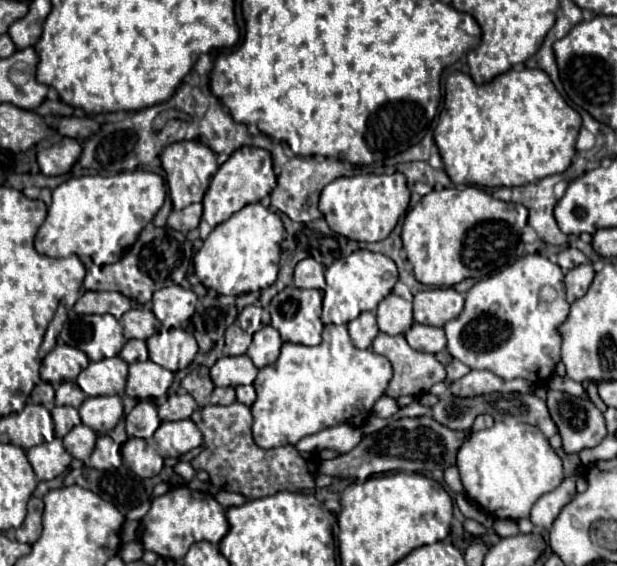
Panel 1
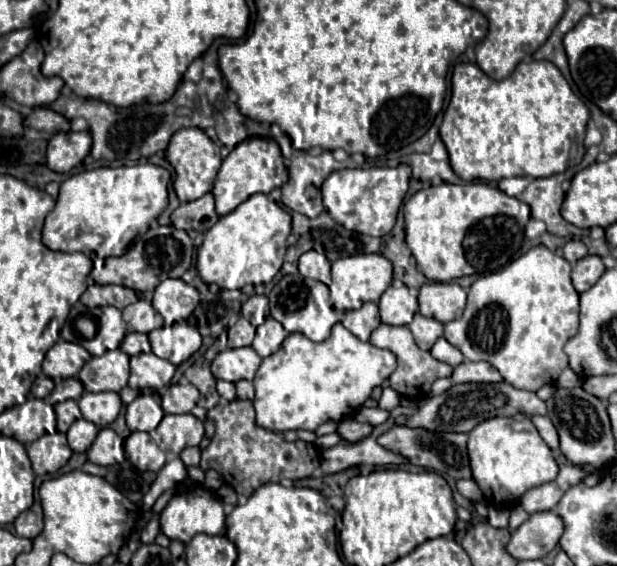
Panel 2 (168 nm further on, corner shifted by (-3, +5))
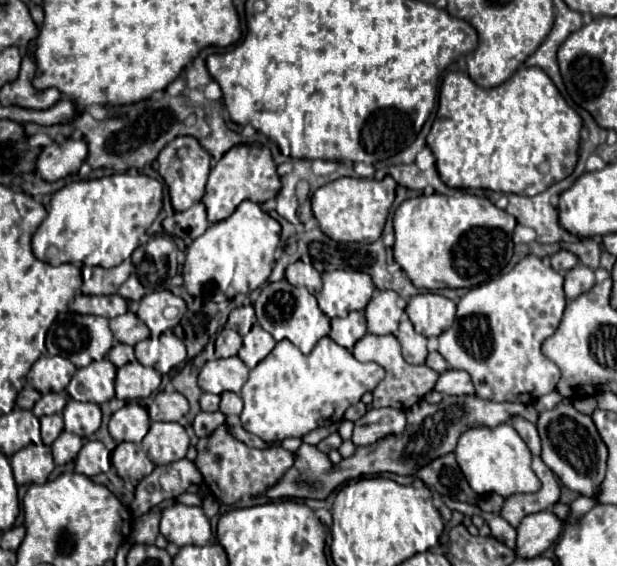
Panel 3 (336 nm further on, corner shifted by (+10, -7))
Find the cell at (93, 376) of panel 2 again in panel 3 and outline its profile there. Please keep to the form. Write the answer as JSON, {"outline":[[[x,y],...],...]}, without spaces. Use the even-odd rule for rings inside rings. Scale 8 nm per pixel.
{"outline":[[[108,359],[92,361],[88,367],[82,367],[74,373],[66,391],[76,401],[90,401],[100,405],[114,397],[114,377],[116,367],[110,365]]]}

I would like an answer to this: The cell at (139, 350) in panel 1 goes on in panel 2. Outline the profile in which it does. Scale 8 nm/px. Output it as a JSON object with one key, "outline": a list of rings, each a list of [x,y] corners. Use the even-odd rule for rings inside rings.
{"outline":[[[127,333],[123,343],[121,343],[121,349],[127,353],[127,355],[137,355],[137,353],[151,353],[151,345],[149,345],[149,339],[145,333]]]}

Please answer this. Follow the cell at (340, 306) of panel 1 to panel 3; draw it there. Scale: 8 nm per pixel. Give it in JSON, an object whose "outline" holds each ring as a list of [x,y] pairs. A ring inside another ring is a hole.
{"outline":[[[328,271],[322,275],[324,287],[320,291],[318,305],[328,317],[346,317],[350,311],[364,311],[374,293],[374,281],[362,271]]]}

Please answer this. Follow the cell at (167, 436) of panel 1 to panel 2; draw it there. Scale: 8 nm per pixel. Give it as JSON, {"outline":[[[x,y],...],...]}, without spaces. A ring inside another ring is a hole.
{"outline":[[[183,413],[183,415],[165,415],[155,433],[159,435],[161,447],[165,451],[173,451],[175,455],[179,455],[183,449],[199,445],[205,435],[205,429],[203,421],[199,421],[195,415]]]}

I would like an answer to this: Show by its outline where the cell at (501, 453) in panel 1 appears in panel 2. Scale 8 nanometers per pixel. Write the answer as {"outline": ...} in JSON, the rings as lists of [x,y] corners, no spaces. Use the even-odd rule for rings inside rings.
{"outline":[[[493,417],[479,423],[469,433],[469,461],[473,479],[493,505],[511,507],[531,487],[553,481],[559,473],[555,457],[529,419],[515,421],[511,417]]]}

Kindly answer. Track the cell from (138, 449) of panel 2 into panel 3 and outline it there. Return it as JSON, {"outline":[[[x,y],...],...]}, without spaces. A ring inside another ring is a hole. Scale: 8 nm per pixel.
{"outline":[[[126,441],[114,449],[112,465],[116,467],[122,479],[130,479],[130,481],[140,481],[142,477],[150,475],[154,469],[154,463],[148,459],[142,447],[136,443],[126,443]]]}

